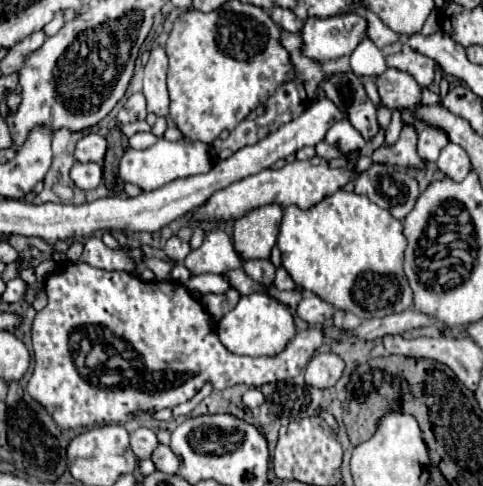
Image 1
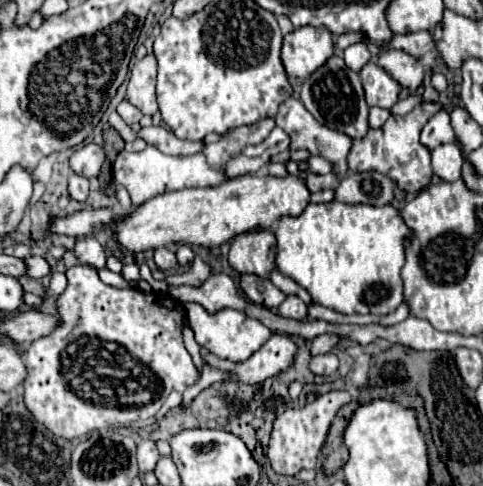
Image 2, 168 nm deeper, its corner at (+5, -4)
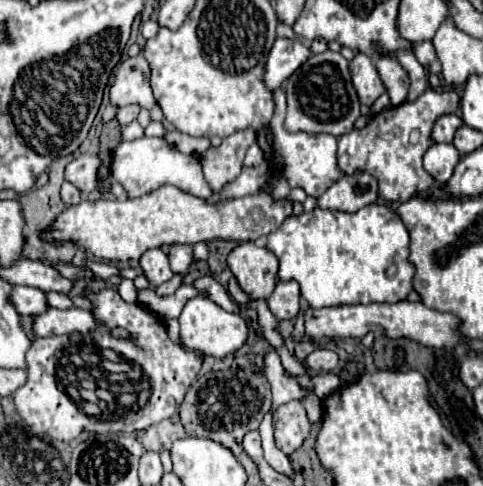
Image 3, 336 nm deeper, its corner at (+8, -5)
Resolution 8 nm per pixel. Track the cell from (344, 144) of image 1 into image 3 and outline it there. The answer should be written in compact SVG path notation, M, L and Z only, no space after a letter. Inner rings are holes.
M274 90L276 110L270 122L270 132L274 136L273 167L282 172L284 180L290 188L302 188L308 196L318 198L330 184L340 178L338 162L336 162L336 138L330 134L306 134L306 132L288 132L284 130L284 116L286 116L286 96L282 90Z

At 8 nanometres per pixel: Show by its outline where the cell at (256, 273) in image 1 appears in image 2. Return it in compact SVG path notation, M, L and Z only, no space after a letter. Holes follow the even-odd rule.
M241 275L241 289L243 293L249 297L249 301L253 303L259 303L259 305L265 305L265 307L279 307L283 301L285 301L285 293L279 291L271 279L263 279L263 277L257 277L257 275Z

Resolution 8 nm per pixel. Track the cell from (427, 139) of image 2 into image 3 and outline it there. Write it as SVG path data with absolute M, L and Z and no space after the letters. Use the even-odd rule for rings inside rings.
M446 114L440 116L434 124L434 132L432 132L432 140L434 142L452 142L456 130L462 126L464 122L456 116L456 114Z

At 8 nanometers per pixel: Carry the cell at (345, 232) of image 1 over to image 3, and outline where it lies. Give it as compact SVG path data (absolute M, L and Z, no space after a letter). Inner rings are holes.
M368 204L354 214L332 212L314 208L300 216L290 216L276 232L268 236L266 248L274 252L280 262L280 280L296 280L302 298L312 308L342 306L342 304L370 304L370 302L398 302L406 300L412 292L414 266L408 264L410 236L400 216L382 204ZM394 266L396 274L388 278L388 268Z

